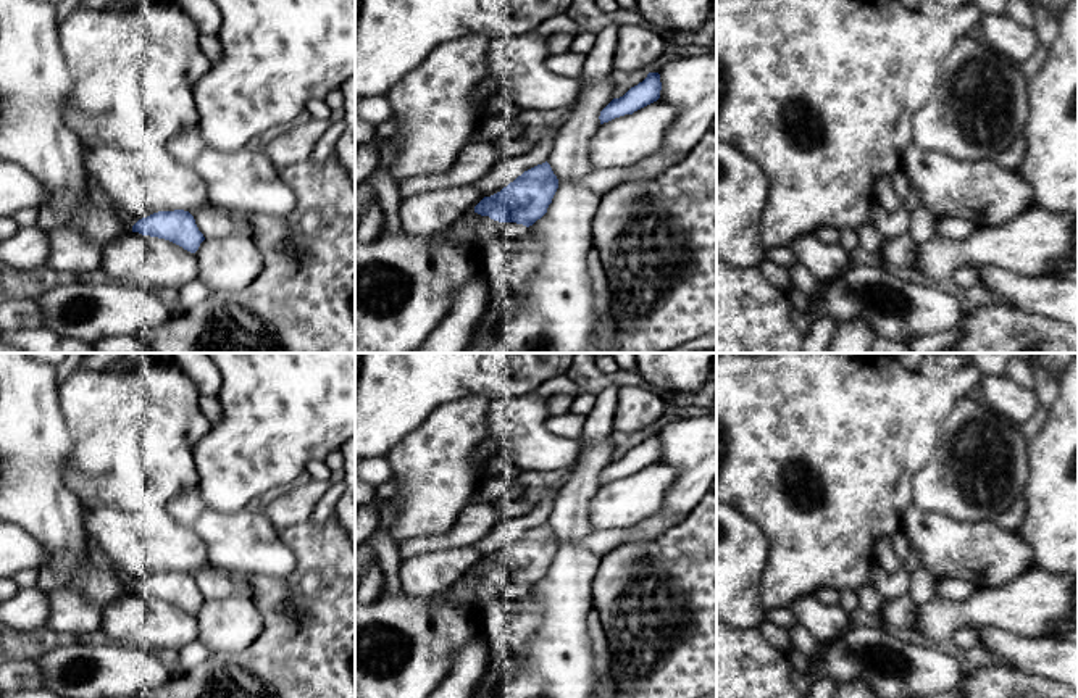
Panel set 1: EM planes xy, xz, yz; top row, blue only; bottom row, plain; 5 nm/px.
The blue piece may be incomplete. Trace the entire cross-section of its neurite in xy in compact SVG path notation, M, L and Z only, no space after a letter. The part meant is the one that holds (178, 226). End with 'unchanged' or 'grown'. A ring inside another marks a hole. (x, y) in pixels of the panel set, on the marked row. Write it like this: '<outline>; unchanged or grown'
M184 210L158 211L142 218L132 226L132 232L169 240L190 253L205 240L194 216Z; unchanged

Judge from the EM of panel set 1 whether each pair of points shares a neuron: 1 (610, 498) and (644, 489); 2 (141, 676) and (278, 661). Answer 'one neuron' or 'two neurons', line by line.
1: one neuron
2: two neurons

